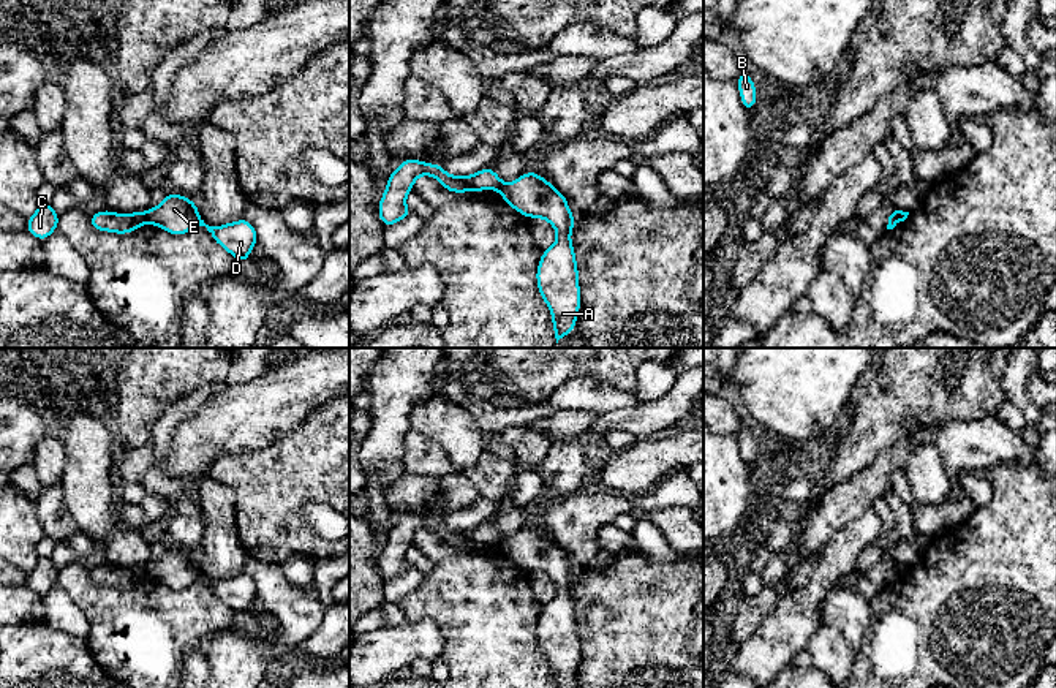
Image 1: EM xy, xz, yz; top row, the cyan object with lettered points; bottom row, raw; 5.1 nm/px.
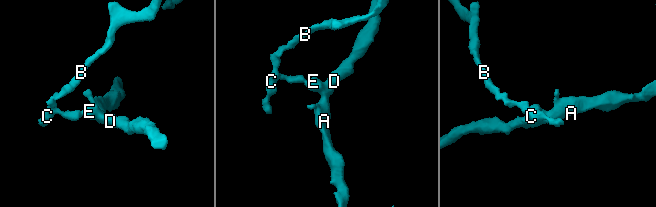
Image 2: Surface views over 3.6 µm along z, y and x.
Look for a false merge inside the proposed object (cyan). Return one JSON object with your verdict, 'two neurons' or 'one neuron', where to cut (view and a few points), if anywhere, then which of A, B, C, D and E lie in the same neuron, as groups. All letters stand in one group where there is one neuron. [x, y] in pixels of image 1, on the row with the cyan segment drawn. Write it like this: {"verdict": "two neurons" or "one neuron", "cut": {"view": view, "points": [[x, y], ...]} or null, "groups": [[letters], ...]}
{"verdict": "two neurons", "cut": {"view": "xy", "points": [[144, 212], [150, 222]]}, "groups": [["A", "D", "E"], ["B", "C"]]}

